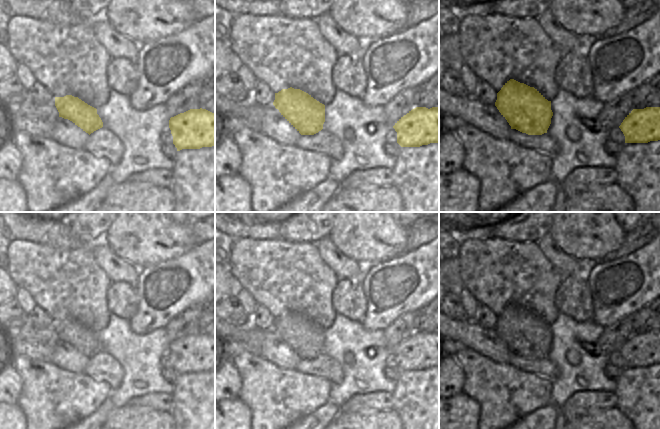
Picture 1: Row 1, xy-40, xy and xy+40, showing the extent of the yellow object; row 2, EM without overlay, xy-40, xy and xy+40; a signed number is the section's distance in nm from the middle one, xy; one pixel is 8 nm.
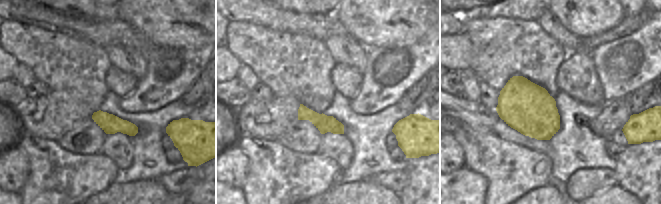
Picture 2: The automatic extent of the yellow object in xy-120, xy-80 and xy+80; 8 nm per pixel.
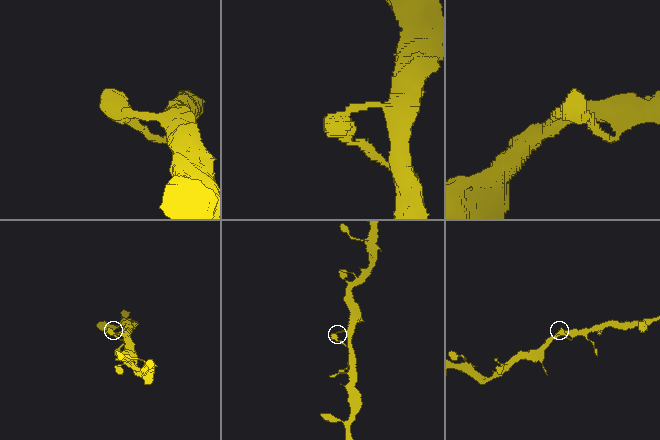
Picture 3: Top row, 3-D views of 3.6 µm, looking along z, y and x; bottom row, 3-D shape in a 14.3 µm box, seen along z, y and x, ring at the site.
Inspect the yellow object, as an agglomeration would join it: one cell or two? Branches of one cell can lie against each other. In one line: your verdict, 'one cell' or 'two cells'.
one cell

